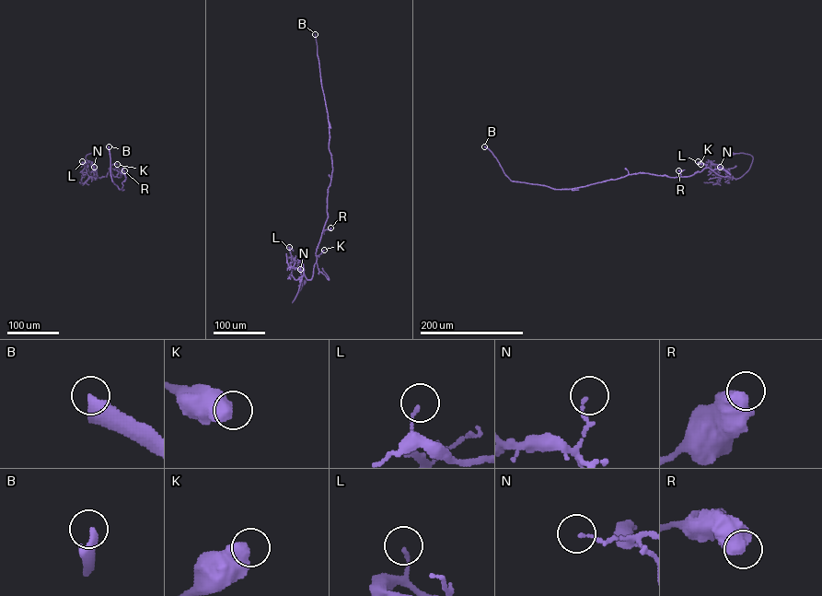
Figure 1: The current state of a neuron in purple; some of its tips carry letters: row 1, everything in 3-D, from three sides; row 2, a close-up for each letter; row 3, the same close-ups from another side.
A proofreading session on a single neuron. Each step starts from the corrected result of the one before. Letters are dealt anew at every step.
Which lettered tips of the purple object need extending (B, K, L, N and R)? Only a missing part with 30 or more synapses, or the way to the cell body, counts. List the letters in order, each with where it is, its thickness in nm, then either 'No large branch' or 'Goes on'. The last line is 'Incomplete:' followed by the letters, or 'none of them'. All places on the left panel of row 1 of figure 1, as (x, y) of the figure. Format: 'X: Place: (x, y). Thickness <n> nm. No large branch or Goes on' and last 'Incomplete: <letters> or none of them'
B: Place: (109, 146). Thickness 400 nm. Goes on
K: Place: (117, 164). Thickness 650 nm. No large branch
L: Place: (82, 161). Thickness 100 nm. No large branch
N: Place: (94, 167). Thickness 110 nm. No large branch
R: Place: (124, 170). Thickness 600 nm. No large branch
Incomplete: B

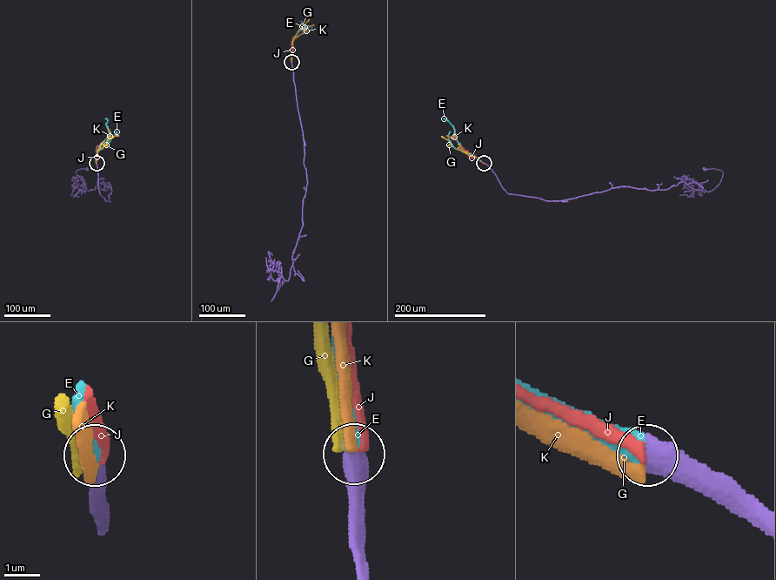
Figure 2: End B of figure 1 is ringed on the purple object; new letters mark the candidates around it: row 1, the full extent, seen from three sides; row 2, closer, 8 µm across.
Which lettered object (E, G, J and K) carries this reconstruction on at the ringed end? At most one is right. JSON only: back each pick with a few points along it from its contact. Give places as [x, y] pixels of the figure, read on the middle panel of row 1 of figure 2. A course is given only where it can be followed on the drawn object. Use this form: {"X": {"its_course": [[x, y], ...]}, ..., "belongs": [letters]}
{"E": {"its_course": [[291, 62], [292, 41], [305, 33], [301, 29], [303, 23], [300, 21]]}, "belongs": ["E"]}

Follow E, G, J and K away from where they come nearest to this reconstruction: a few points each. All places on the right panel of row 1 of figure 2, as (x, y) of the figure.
E: (484, 163), (464, 151), (457, 140), (453, 127), (444, 118)
G: (484, 163), (473, 154), (454, 147), (441, 136)
J: (484, 163), (471, 158), (459, 145)
K: (484, 163), (464, 151), (454, 136), (451, 138), (447, 136)

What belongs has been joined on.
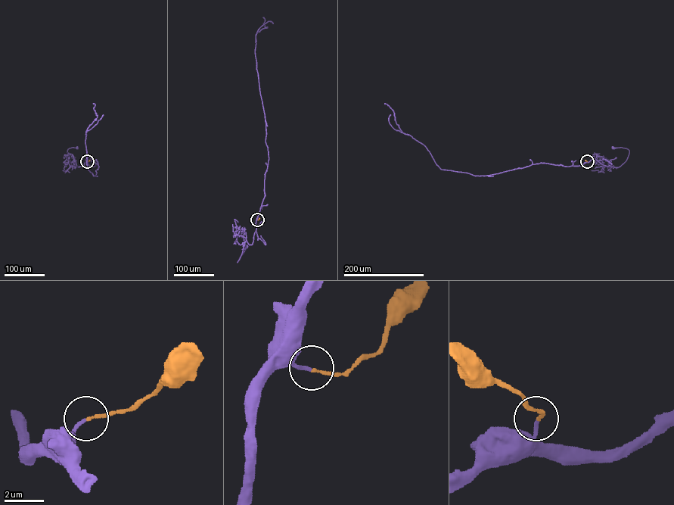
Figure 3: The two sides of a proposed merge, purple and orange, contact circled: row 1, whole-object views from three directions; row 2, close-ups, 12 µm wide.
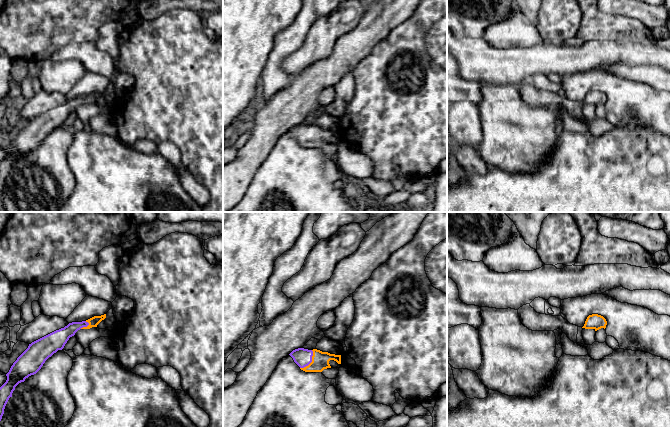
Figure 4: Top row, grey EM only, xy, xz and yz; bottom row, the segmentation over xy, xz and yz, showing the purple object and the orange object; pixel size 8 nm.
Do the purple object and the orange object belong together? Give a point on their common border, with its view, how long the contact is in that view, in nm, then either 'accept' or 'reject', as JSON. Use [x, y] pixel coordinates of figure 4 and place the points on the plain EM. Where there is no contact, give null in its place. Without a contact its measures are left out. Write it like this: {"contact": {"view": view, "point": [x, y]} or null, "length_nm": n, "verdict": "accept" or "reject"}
{"contact": {"view": "xz", "point": [311, 137]}, "length_nm": 180, "verdict": "accept"}

